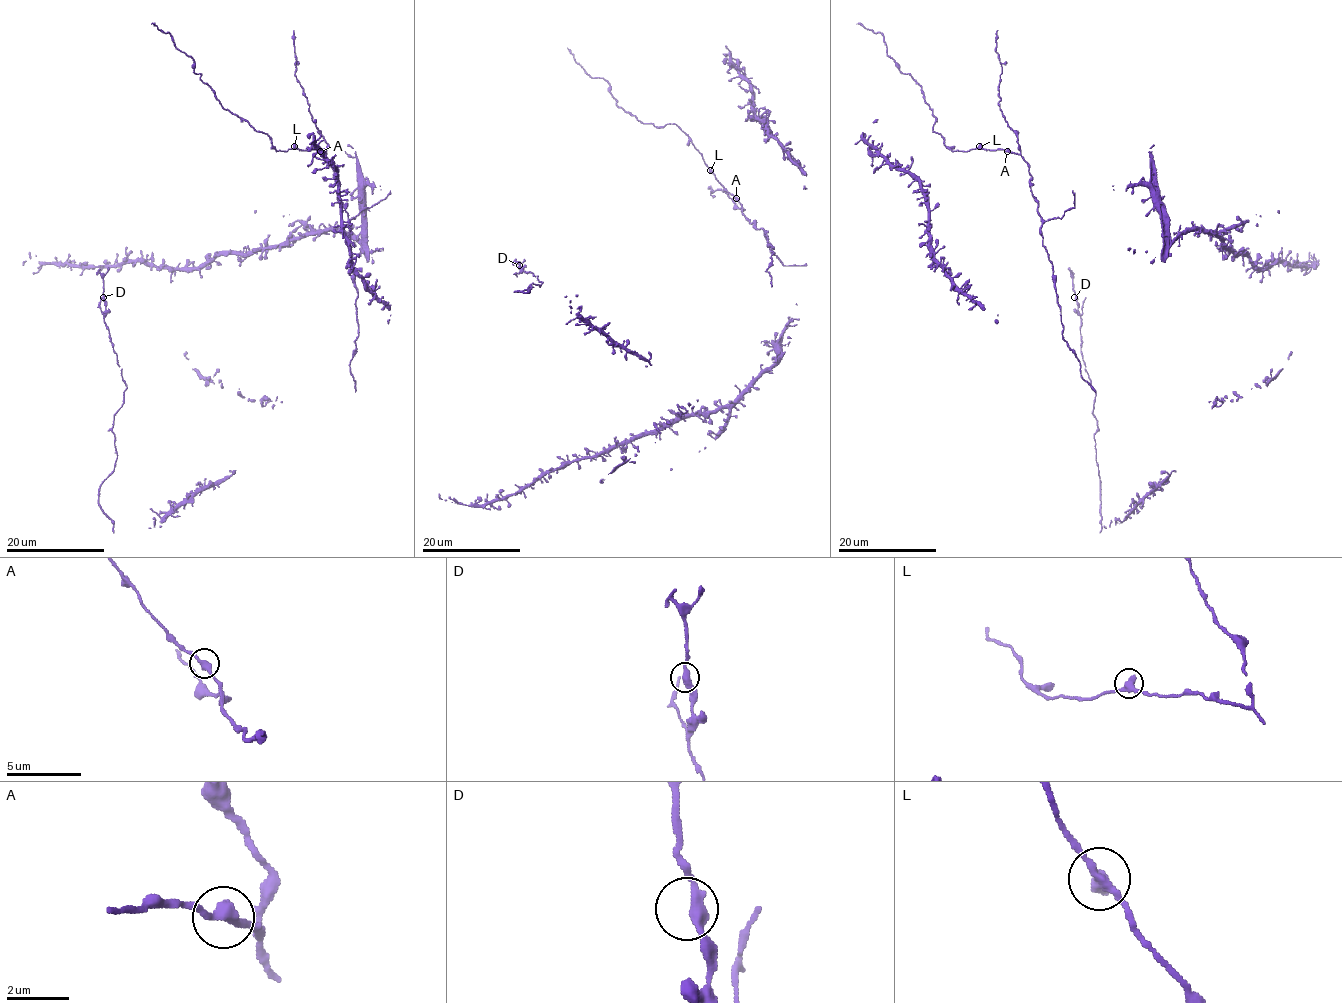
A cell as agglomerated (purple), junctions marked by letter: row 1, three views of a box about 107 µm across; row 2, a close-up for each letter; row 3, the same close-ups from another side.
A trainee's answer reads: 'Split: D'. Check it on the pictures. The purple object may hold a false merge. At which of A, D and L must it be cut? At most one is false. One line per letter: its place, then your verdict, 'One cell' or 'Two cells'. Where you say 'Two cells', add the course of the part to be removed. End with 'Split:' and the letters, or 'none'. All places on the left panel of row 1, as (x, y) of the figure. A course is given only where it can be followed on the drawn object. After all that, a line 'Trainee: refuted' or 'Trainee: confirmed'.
A: Place: (320, 151). One cell
D: Place: (103, 297). One cell
L: Place: (294, 146). One cell
Split: none
Trainee: refuted

